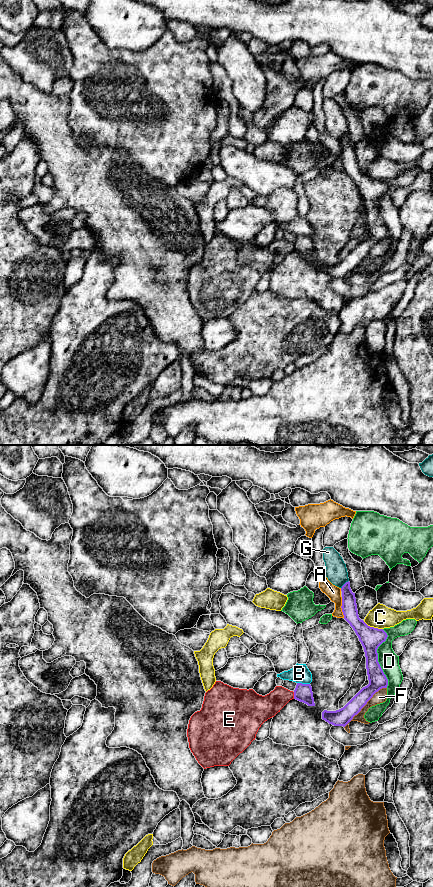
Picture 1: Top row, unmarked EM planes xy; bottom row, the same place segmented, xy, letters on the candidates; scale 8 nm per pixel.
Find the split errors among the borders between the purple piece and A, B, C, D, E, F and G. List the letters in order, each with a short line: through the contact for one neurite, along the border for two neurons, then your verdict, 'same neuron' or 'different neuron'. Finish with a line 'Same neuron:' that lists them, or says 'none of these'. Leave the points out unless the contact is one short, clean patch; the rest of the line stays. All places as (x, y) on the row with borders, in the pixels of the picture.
A: different neuron
B: different neuron
C: different neuron
D: different neuron
E: line xy (293, 692), (294, 698); different neuron
F: different neuron
G: different neuron
Same neuron: none of these

